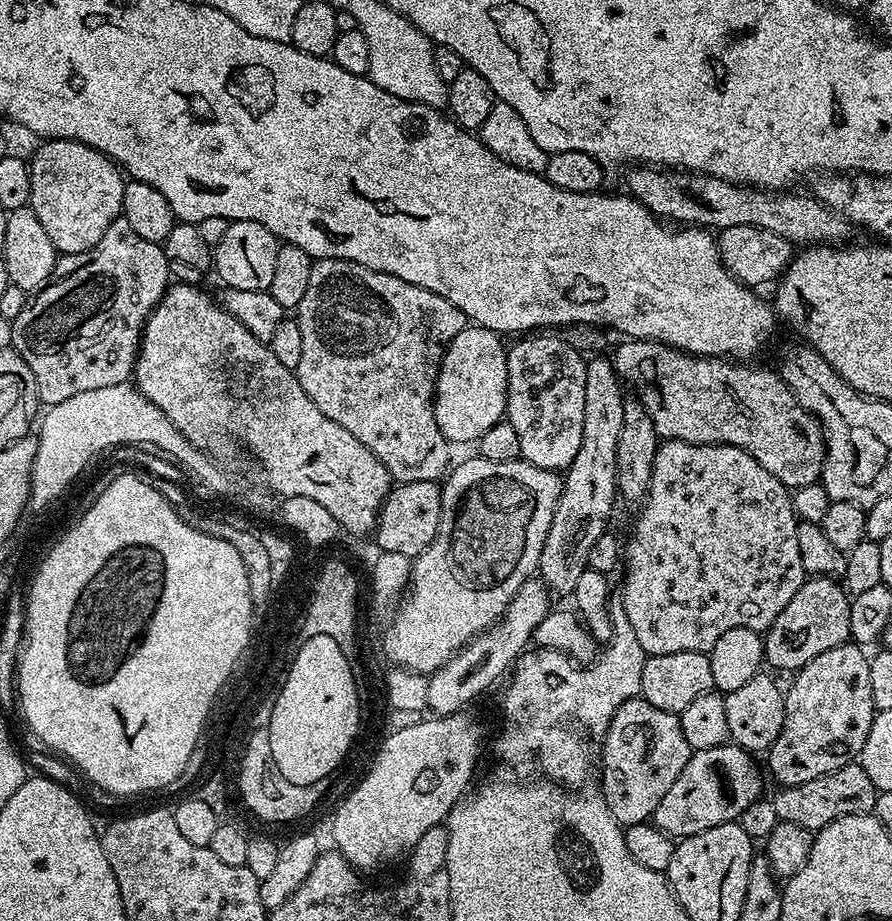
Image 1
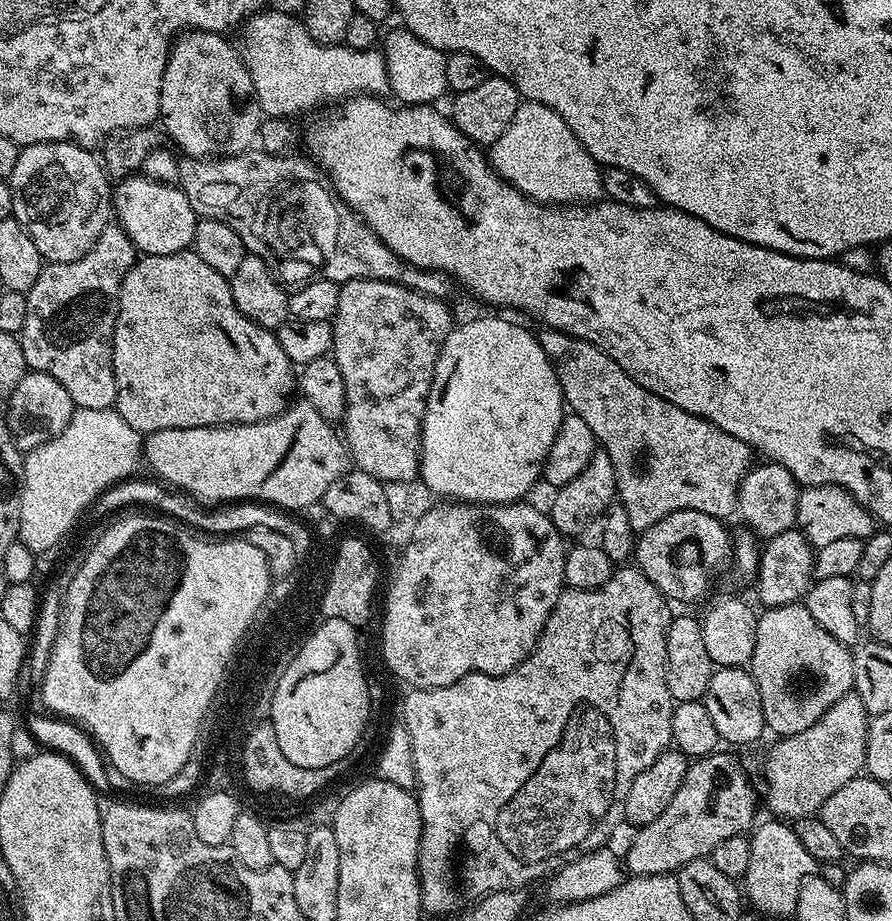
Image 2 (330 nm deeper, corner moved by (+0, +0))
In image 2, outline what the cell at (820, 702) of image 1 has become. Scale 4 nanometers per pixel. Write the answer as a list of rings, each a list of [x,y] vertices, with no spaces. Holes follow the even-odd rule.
[[[724,750],[693,759],[670,806],[666,806],[654,822],[643,825],[628,853],[623,853],[627,871],[632,876],[667,876],[679,872],[686,862],[711,857],[718,842],[726,842],[731,836],[743,836],[753,827],[757,819],[756,800],[758,804],[758,792],[756,796],[747,774]]]

